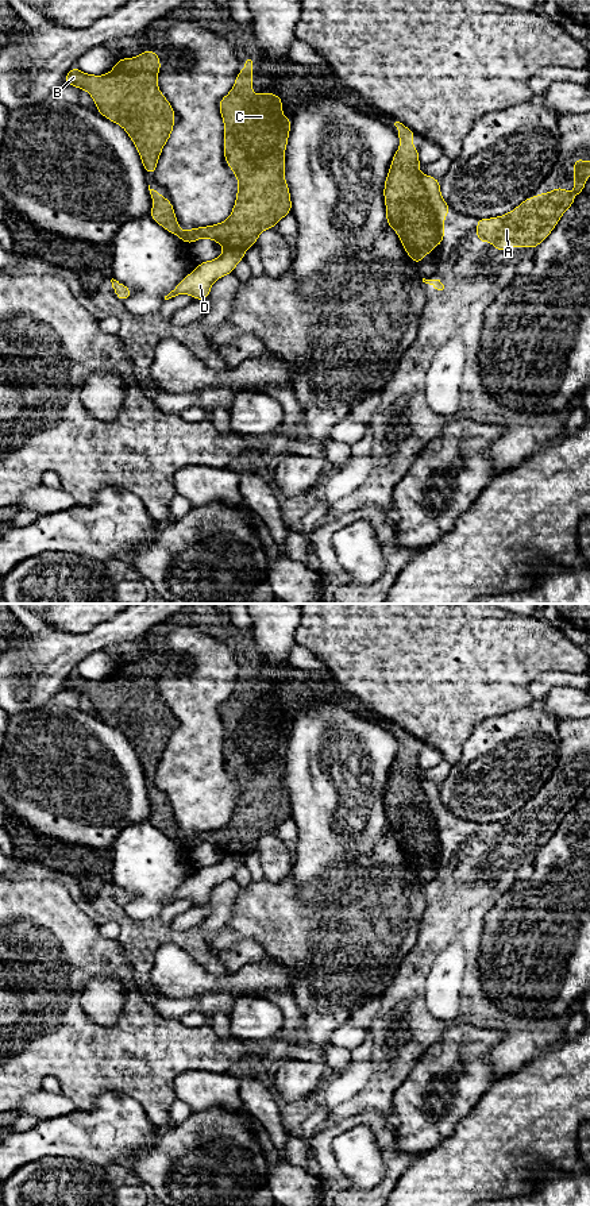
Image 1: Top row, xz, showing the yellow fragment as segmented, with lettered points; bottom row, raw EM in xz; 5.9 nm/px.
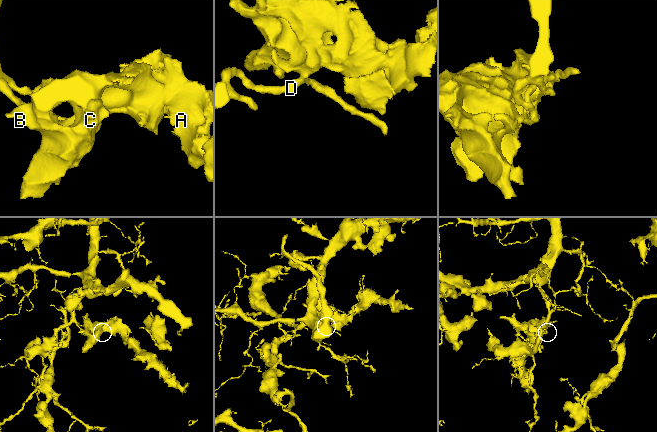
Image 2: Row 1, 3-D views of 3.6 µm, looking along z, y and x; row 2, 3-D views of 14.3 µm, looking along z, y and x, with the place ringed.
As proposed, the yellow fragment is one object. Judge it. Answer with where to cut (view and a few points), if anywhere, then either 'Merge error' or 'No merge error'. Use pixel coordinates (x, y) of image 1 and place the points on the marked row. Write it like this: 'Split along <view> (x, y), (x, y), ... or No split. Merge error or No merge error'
Split along xz (226, 247), (236, 247), (245, 251). Merge error

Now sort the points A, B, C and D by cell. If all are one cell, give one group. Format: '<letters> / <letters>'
A B C / D

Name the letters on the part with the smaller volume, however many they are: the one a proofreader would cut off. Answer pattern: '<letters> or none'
A, B, C

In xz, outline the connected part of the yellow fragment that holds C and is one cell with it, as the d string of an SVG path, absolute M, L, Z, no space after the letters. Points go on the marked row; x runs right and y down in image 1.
M251 59L246 61L244 68L236 76L231 92L219 101L219 111L224 122L224 159L239 182L236 201L230 217L219 224L182 231L178 227L171 201L167 201L163 194L149 185L153 199L150 217L188 244L201 238L209 238L224 248L246 251L255 246L262 231L274 228L282 217L292 212L289 186L284 177L284 155L292 117L282 116L281 96L266 90L259 96L252 95Z

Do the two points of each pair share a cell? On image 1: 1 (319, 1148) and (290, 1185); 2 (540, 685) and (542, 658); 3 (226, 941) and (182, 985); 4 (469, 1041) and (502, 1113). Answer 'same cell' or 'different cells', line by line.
1: different cells
2: different cells
3: different cells
4: different cells

